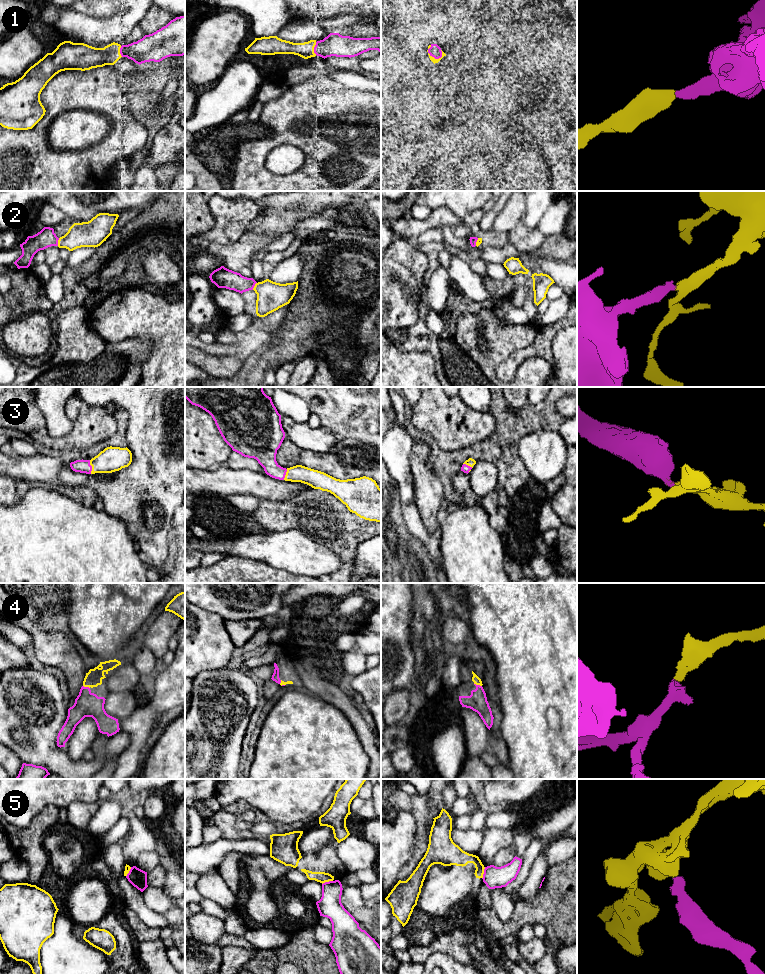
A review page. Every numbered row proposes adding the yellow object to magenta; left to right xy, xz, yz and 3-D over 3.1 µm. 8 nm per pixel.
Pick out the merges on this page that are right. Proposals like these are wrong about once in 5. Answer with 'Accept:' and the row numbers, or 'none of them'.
Accept: 1, 2, 3, 4

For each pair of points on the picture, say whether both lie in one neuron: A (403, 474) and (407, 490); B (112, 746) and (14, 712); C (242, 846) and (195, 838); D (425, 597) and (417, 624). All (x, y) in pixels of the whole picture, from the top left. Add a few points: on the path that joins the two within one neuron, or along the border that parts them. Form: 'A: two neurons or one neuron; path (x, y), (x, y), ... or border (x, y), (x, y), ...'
A: one neuron; path (404, 478), (405, 486)
B: two neurons; border (105, 738), (103, 743), (104, 763)
C: two neurons; border (202, 842), (195, 847)
D: one neuron; path (425, 604), (425, 611), (422, 617)

